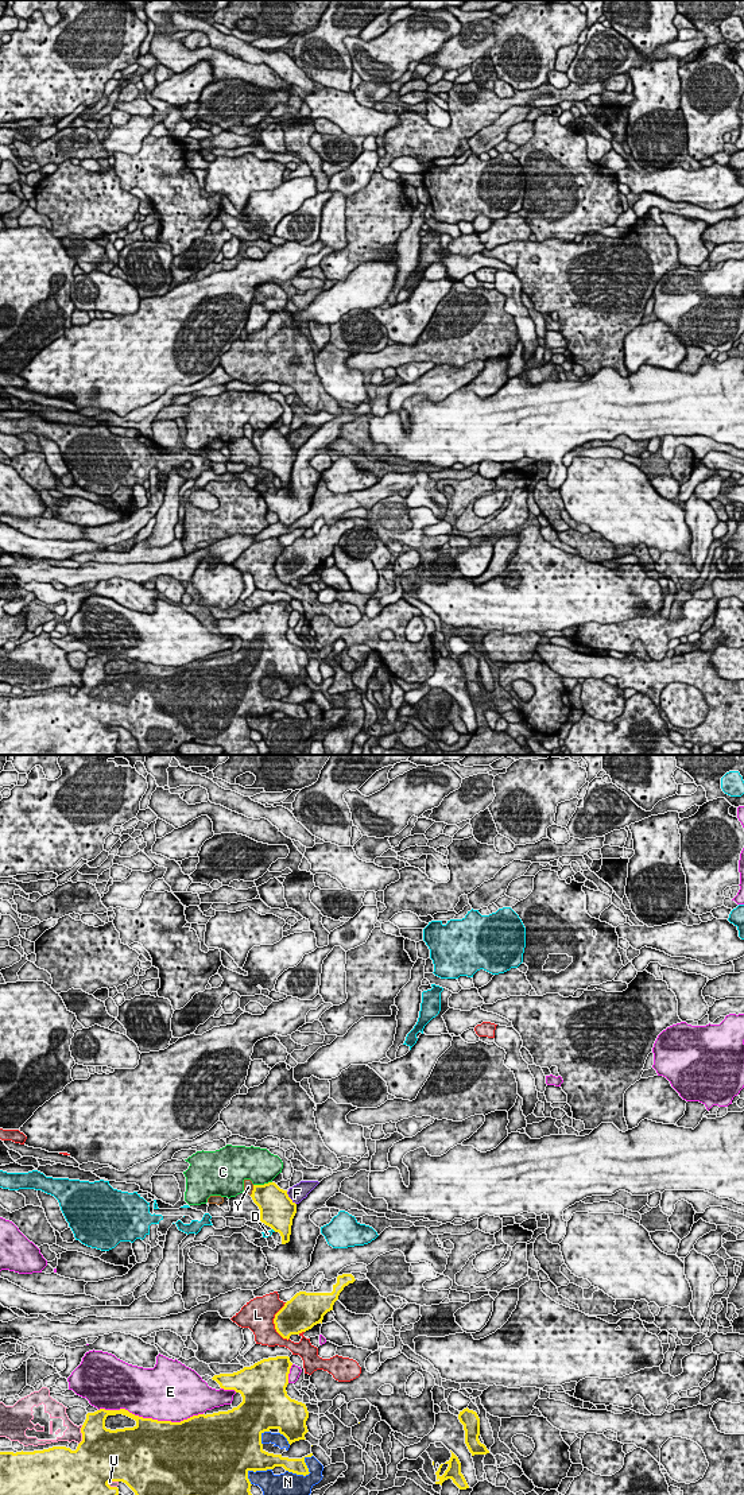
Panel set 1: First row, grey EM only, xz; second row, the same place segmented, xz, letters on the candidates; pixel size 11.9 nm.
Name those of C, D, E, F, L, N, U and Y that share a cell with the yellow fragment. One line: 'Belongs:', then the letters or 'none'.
Belongs: none

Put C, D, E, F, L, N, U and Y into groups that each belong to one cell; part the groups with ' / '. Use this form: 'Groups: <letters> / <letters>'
Groups: C / D / E / F / L / N / U / Y

